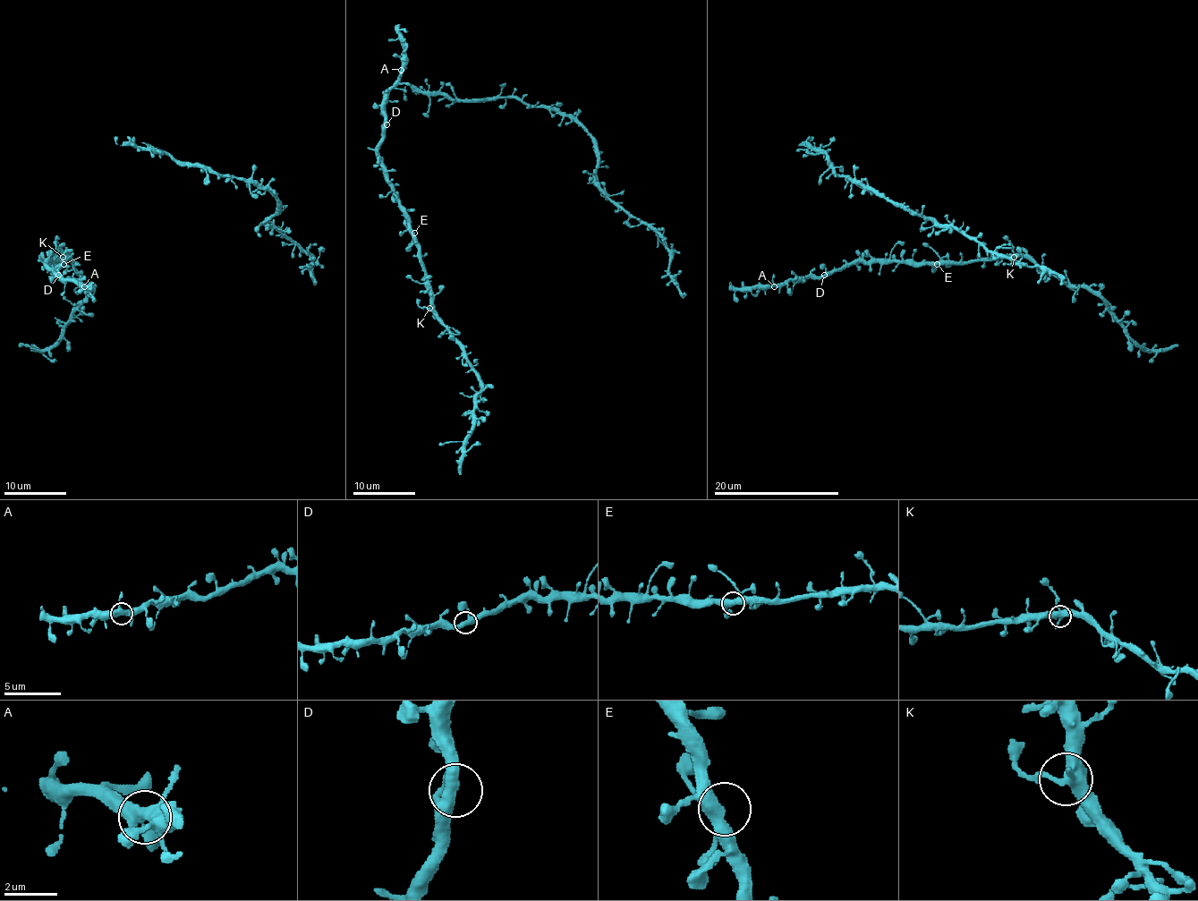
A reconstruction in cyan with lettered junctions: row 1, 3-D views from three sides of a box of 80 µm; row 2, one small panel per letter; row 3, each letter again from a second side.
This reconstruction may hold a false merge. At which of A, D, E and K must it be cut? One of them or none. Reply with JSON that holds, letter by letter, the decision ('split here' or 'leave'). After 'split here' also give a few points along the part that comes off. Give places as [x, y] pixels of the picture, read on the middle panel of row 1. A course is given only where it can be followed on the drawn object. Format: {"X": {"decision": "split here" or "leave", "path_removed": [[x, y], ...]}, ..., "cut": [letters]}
{"A": {"decision": "leave"}, "D": {"decision": "leave"}, "E": {"decision": "leave"}, "K": {"decision": "split here", "path_removed": [[429, 308], [422, 308], [418, 300]]}, "cut": ["K"]}

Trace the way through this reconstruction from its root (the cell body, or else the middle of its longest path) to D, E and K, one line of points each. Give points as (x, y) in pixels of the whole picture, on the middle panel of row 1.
D: (406, 68), (399, 82), (387, 96), (386, 124)
E: (406, 68), (399, 82), (387, 96), (384, 137), (378, 152), (385, 179), (408, 226), (414, 233)
K: (406, 68), (387, 96), (384, 137), (378, 152), (385, 179), (419, 250), (419, 262), (431, 298), (429, 308)

